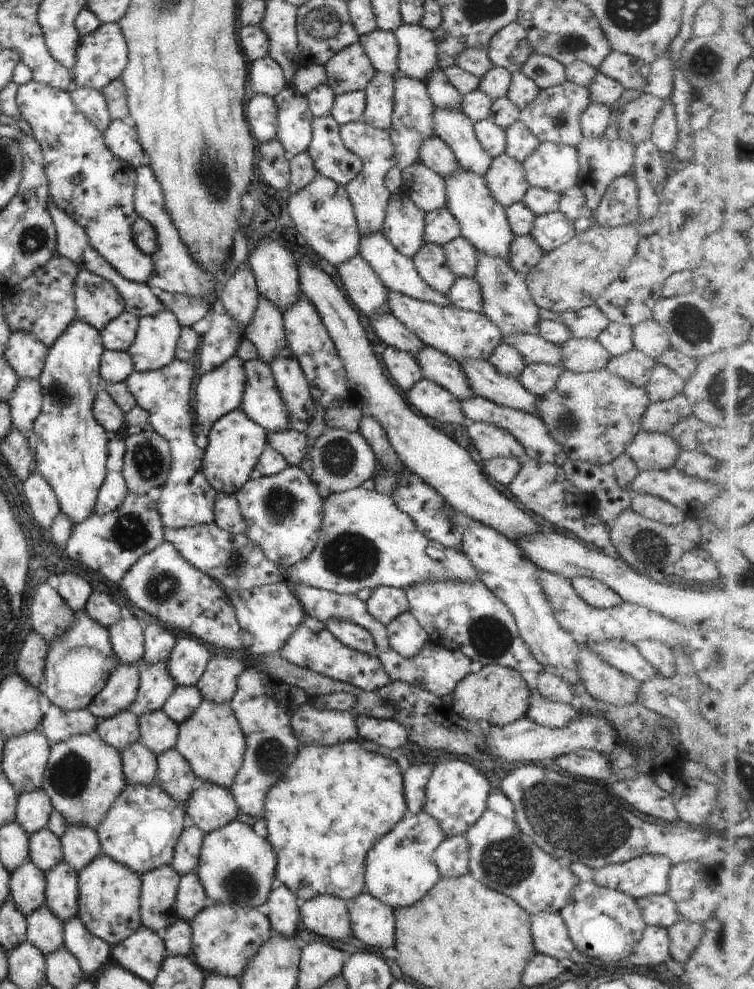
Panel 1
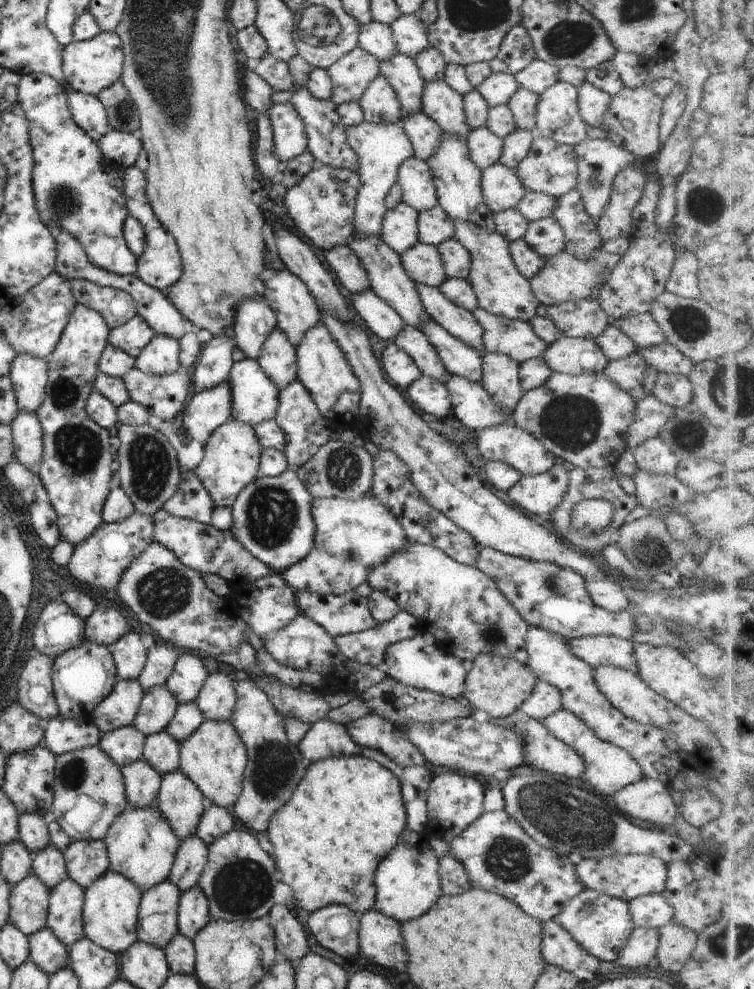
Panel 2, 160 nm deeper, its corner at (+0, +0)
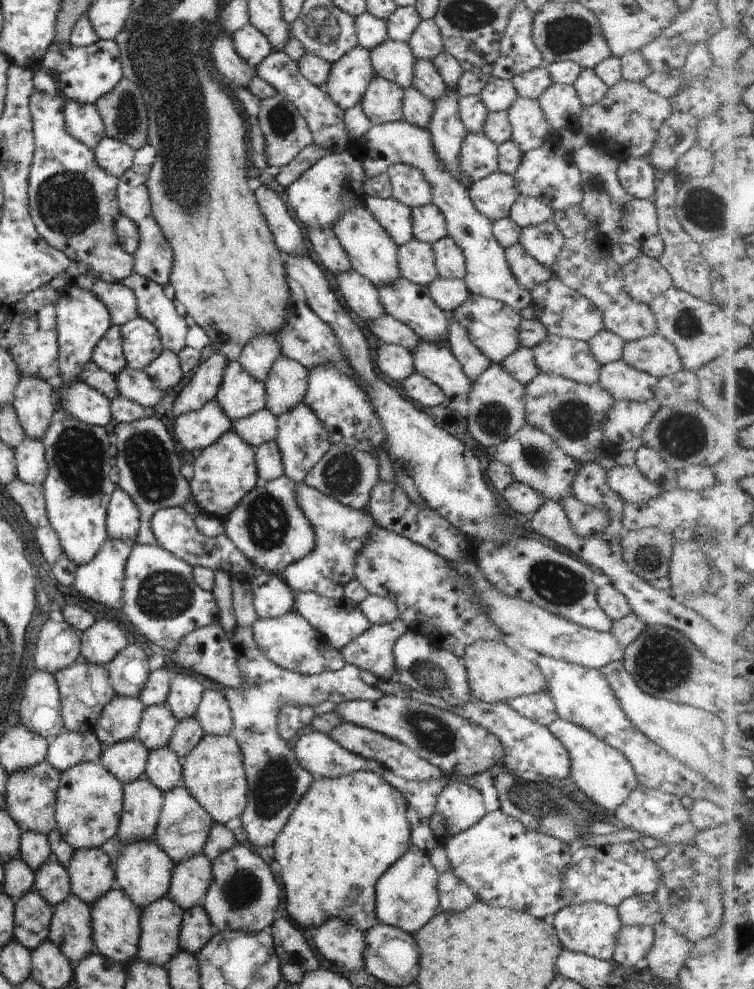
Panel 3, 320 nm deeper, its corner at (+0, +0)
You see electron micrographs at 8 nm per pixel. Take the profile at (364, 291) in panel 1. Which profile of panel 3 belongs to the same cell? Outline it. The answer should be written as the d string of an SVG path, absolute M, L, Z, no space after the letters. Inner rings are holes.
M308 228L307 236L319 262L333 275L352 269L346 252L331 229Z

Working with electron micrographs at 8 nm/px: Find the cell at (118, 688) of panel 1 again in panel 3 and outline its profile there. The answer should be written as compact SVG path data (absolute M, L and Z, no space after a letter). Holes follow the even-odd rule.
M114 695L102 708L92 730L102 748L135 738L143 709L138 697Z

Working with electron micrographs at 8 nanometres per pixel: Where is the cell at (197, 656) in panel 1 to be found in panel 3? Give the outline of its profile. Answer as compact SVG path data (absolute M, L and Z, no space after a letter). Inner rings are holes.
M172 674L165 706L178 721L191 719L203 691L203 686L191 674Z

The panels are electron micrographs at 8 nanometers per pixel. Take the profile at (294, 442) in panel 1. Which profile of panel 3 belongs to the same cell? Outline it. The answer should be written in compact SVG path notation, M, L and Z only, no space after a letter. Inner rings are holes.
M265 407L252 415L231 421L231 431L251 448L255 448L269 441L274 442L276 433L276 416L273 416Z

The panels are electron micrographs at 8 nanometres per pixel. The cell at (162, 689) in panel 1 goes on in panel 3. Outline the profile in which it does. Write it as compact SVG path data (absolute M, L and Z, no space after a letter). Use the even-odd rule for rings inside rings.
M165 704L144 707L135 739L149 751L165 747L177 723Z

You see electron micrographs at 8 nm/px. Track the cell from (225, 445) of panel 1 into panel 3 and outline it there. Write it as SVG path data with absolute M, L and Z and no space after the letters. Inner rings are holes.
M229 430L211 446L201 450L195 459L193 477L188 482L190 498L194 500L201 513L223 522L237 503L256 487L257 477L253 448Z

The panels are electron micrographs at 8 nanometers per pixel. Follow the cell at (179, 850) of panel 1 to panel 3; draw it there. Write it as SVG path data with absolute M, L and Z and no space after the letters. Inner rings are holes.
M202 853L179 861L173 867L166 896L173 901L182 910L182 912L194 907L195 905L199 905L199 899L209 888L212 879L211 875L210 862Z

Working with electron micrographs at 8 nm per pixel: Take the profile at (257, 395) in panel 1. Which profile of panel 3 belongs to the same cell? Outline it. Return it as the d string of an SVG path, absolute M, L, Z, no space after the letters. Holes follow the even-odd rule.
M227 361L223 367L214 401L230 420L252 415L264 407L264 384L251 378L237 361Z

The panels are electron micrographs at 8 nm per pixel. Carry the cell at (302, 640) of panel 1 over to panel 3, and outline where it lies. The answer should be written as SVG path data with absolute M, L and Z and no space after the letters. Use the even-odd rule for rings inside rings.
M292 608L275 618L257 617L250 626L252 639L260 653L279 668L292 673L318 675L325 671L338 671L343 665L340 651L335 650L310 624Z

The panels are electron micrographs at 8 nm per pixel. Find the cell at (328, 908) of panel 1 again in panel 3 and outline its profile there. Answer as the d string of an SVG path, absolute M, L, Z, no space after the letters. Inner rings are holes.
M335 917L311 930L315 950L337 968L357 972L364 968L364 934Z

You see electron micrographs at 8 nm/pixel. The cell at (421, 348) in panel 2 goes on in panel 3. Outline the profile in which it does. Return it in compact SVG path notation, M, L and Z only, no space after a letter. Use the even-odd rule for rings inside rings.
M387 313L378 316L375 320L365 321L369 332L376 336L380 343L389 343L405 347L409 352L418 343L416 334L398 320L391 318Z

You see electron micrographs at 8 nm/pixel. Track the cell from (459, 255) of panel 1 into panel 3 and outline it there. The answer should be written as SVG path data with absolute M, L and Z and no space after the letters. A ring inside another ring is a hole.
M451 237L440 238L431 245L438 276L442 279L461 279L466 271L464 256Z

